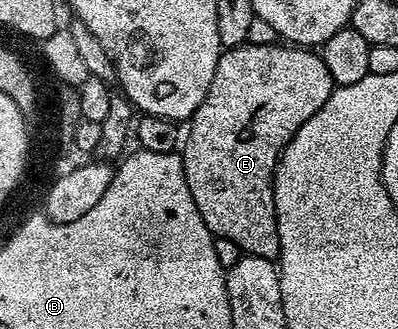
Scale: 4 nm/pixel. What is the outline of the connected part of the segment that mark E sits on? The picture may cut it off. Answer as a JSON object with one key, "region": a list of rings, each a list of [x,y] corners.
{"region":[[[244,43],[235,48],[224,48],[219,54],[217,71],[213,75],[213,83],[209,83],[209,91],[197,107],[189,122],[189,128],[186,130],[185,140],[181,145],[181,156],[183,166],[185,167],[185,183],[189,183],[189,192],[193,194],[193,203],[197,203],[197,211],[201,211],[201,219],[205,219],[205,227],[215,237],[224,237],[233,239],[237,247],[244,254],[261,256],[263,259],[275,261],[279,256],[279,236],[277,235],[277,219],[275,218],[275,169],[279,165],[279,156],[283,153],[283,148],[297,135],[301,123],[305,119],[313,119],[321,107],[329,99],[331,90],[336,88],[334,79],[329,75],[329,67],[325,67],[322,56],[318,52],[312,51],[307,47],[296,47],[290,43],[276,43],[274,45],[252,45]]]}

